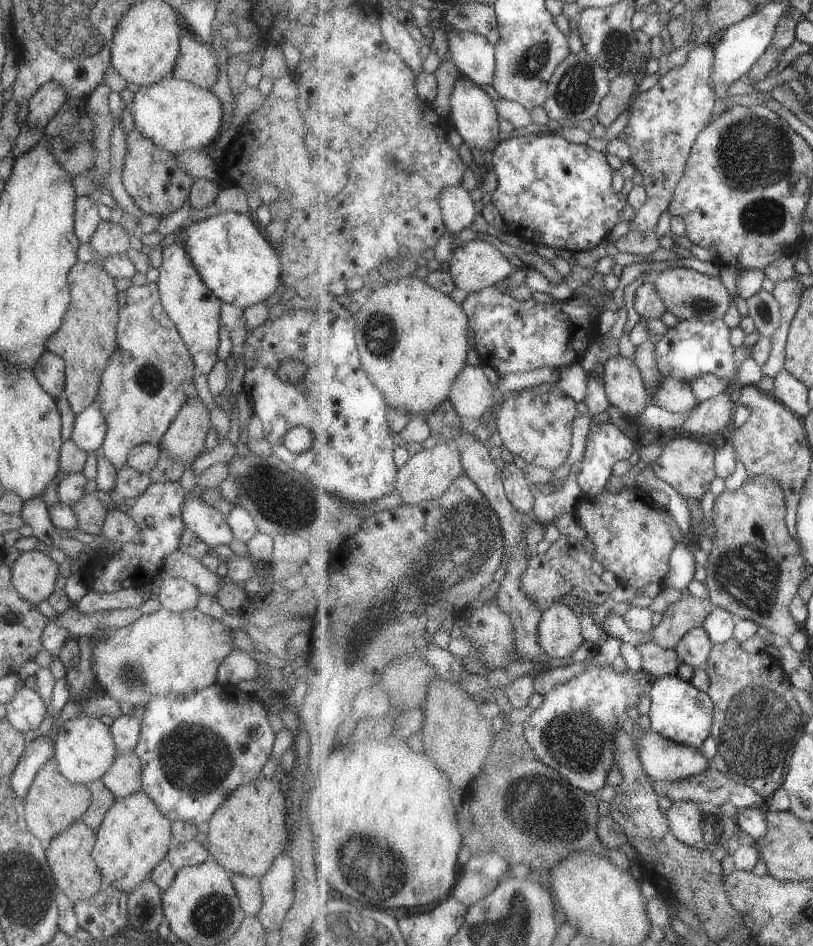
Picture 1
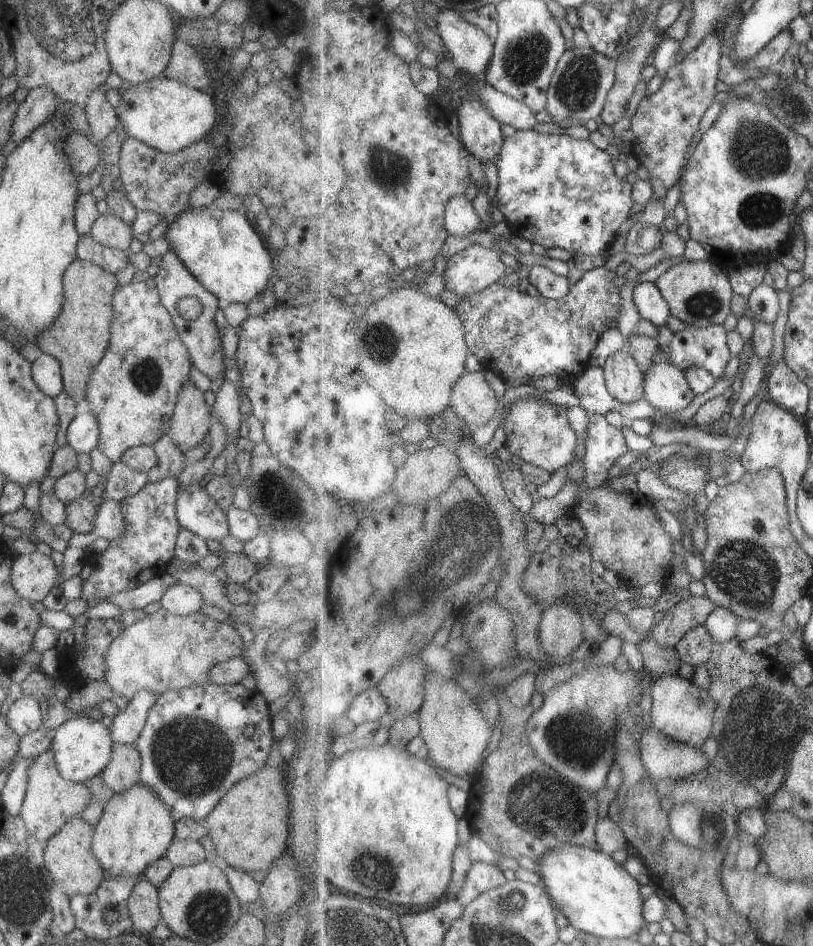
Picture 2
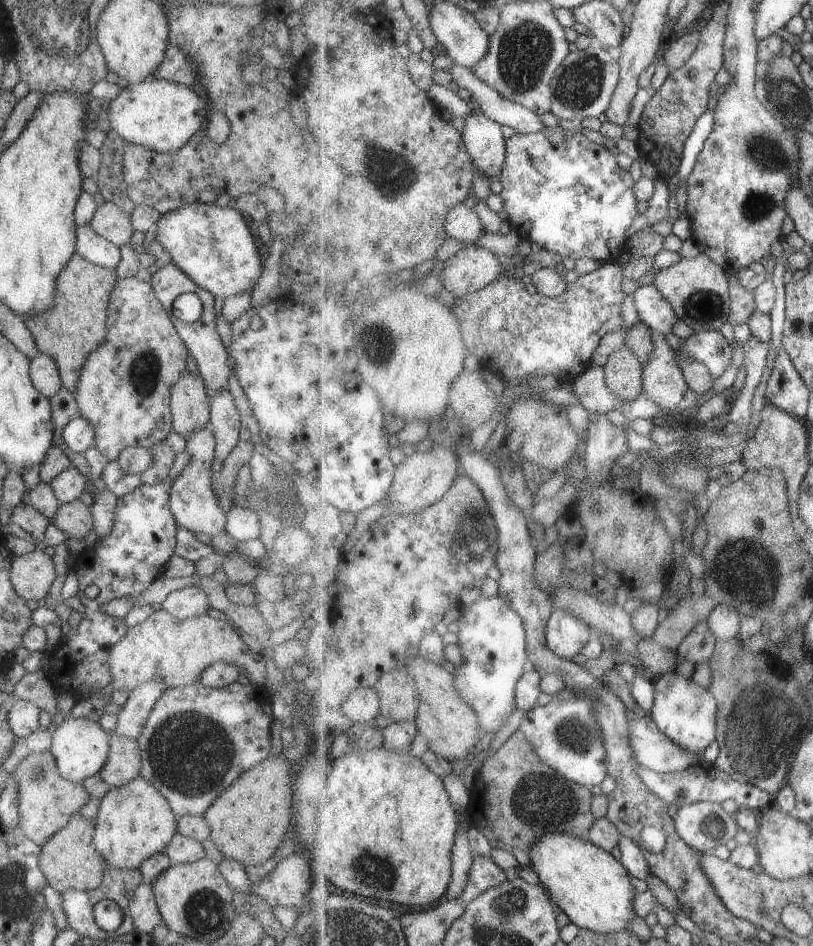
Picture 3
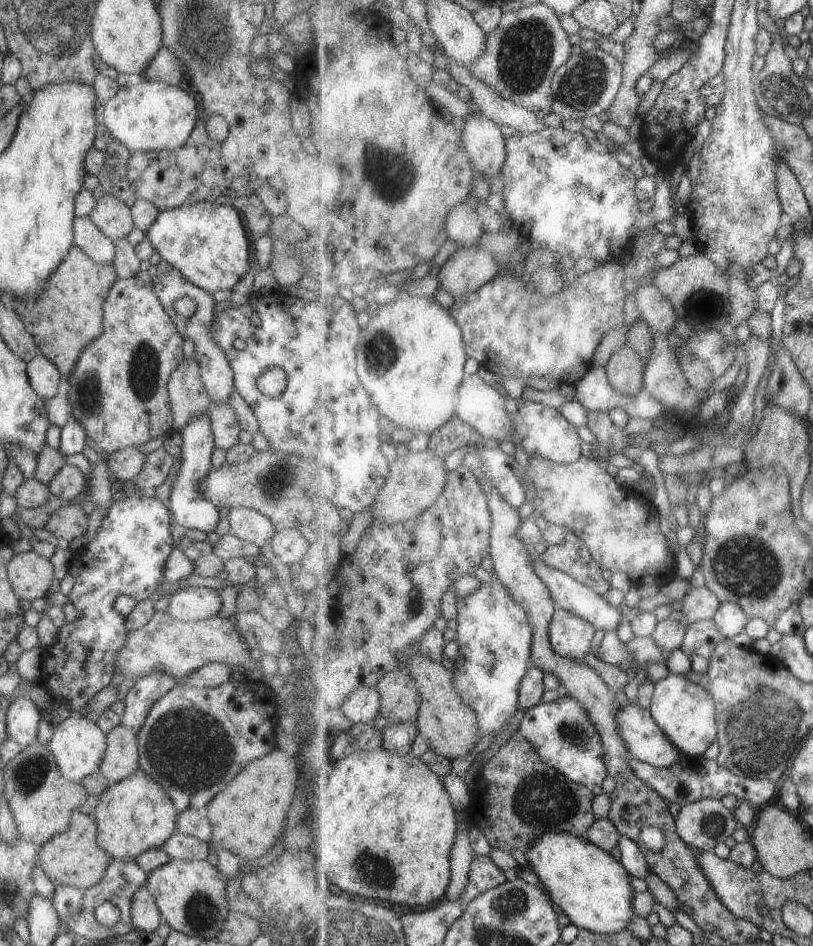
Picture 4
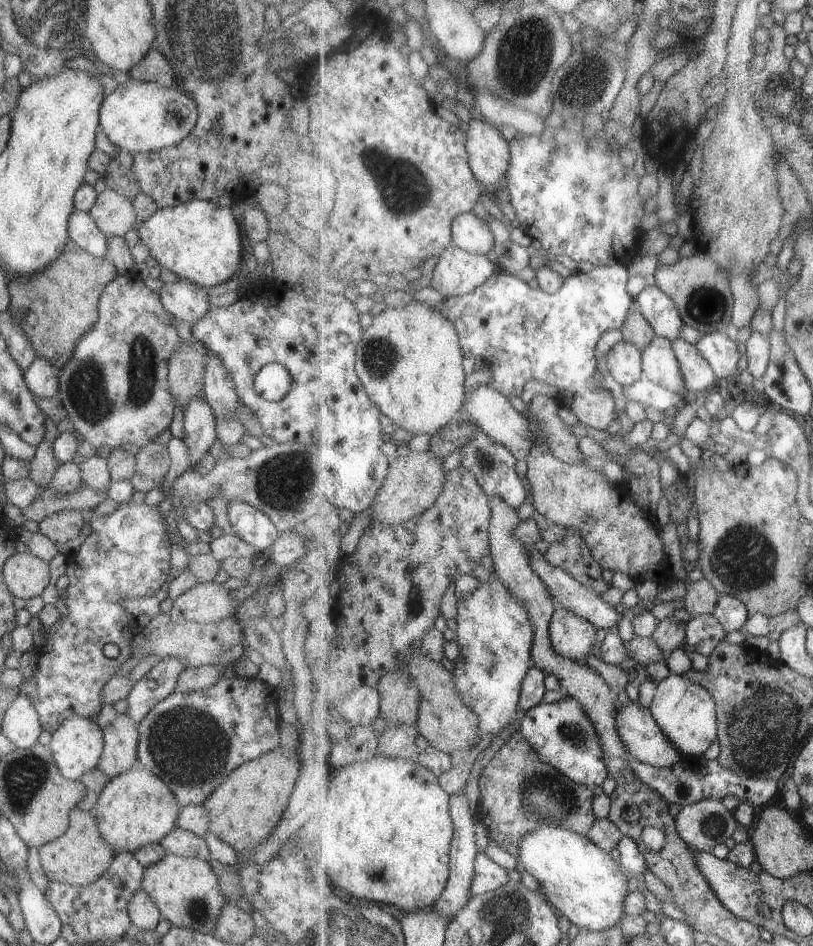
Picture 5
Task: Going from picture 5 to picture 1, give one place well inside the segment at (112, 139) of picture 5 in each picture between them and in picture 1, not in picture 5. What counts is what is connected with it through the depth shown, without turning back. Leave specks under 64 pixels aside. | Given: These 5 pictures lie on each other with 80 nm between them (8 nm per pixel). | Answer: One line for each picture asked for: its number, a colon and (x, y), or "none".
1: (175, 115)
2: (167, 115)
3: (160, 115)
4: (150, 116)

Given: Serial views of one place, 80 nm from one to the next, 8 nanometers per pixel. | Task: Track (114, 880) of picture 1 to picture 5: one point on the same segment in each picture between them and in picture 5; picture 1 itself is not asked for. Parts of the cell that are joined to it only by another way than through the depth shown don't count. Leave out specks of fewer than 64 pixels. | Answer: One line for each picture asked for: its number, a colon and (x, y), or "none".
2: (135, 827)
3: (133, 821)
4: (134, 814)
5: (133, 809)

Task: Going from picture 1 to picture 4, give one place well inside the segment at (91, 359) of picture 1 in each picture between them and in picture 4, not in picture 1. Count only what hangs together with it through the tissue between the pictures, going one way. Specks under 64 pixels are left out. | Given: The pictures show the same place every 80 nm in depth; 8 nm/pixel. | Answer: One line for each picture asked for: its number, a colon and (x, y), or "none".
2: (77, 336)
3: (73, 325)
4: (66, 313)

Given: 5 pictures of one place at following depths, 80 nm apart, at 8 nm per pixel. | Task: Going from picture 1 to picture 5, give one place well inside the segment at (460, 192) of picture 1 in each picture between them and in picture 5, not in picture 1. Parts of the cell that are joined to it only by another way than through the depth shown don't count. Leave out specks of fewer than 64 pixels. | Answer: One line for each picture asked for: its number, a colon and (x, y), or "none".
2: (462, 219)
3: (464, 224)
4: (464, 225)
5: (470, 233)

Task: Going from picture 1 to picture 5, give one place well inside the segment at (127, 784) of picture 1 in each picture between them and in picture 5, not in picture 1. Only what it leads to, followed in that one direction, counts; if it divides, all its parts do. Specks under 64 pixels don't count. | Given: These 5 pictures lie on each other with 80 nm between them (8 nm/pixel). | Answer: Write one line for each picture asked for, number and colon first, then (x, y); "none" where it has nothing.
2: (122, 771)
3: (122, 764)
4: (120, 758)
5: (120, 738)

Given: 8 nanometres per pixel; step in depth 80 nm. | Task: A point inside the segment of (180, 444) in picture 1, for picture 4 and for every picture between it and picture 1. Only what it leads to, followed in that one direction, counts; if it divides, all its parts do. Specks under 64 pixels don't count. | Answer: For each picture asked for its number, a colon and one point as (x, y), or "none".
2: (191, 417)
3: (189, 404)
4: (187, 396)

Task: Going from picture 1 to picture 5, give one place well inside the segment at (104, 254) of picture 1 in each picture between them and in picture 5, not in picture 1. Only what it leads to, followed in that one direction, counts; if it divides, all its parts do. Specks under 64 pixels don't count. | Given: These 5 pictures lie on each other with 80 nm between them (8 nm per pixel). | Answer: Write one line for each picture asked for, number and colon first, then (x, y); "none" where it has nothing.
2: (110, 231)
3: (111, 222)
4: (112, 216)
5: (112, 213)

